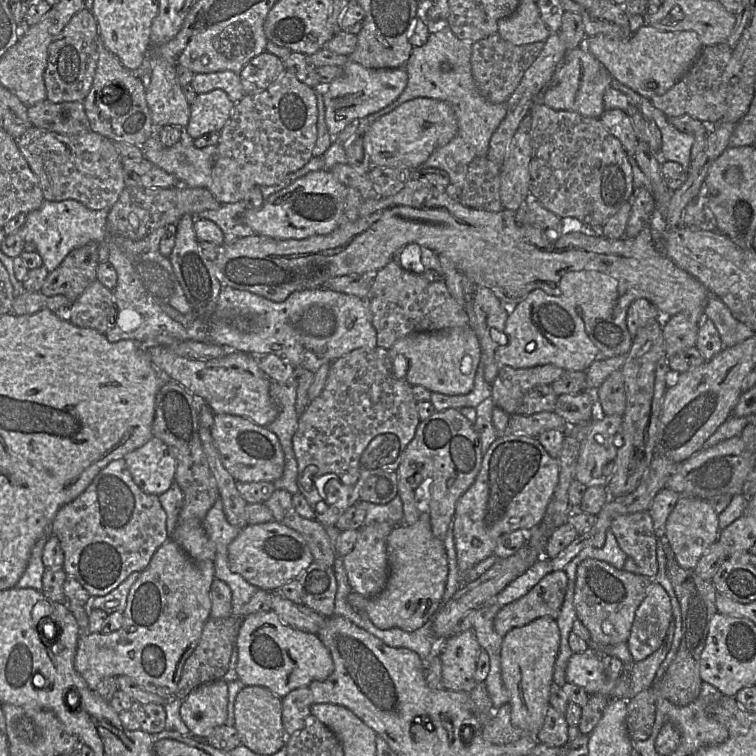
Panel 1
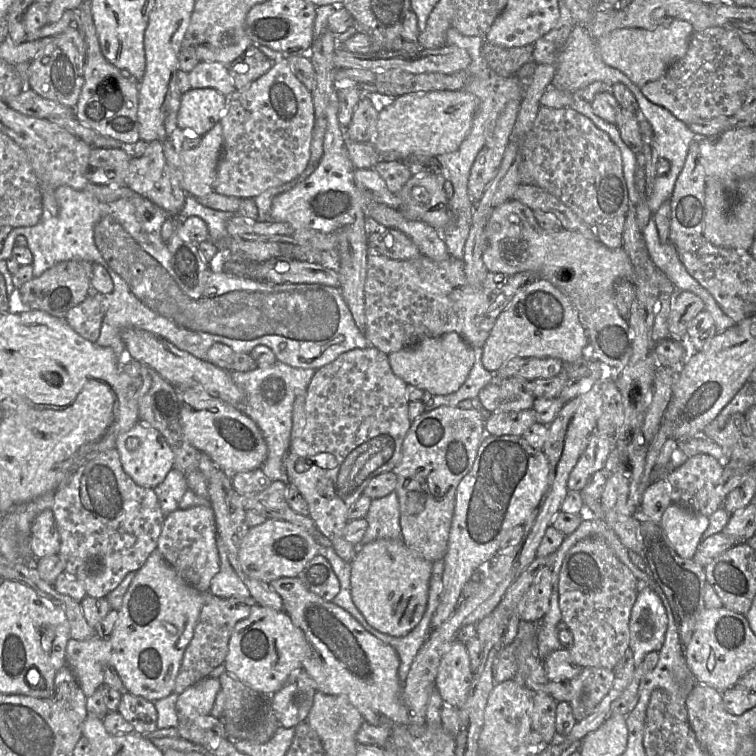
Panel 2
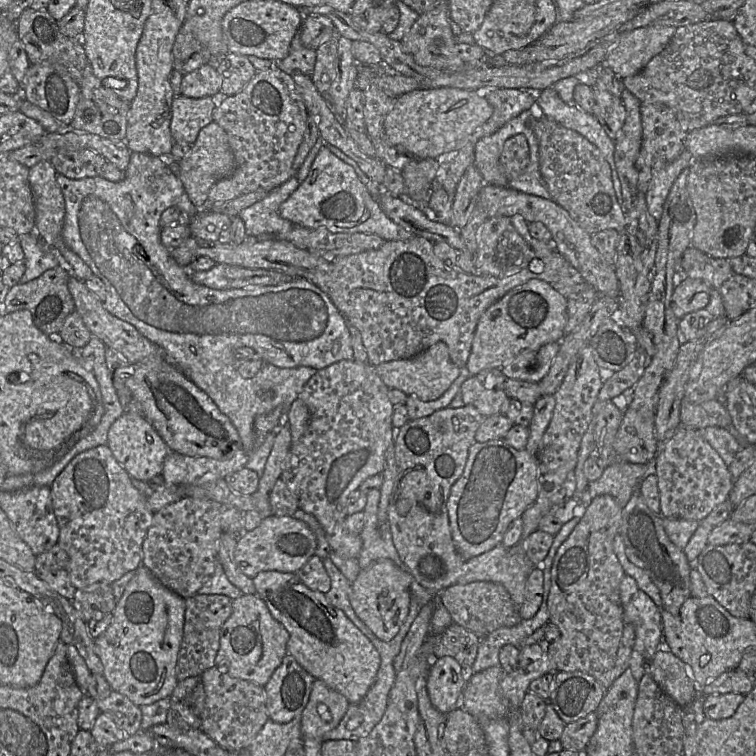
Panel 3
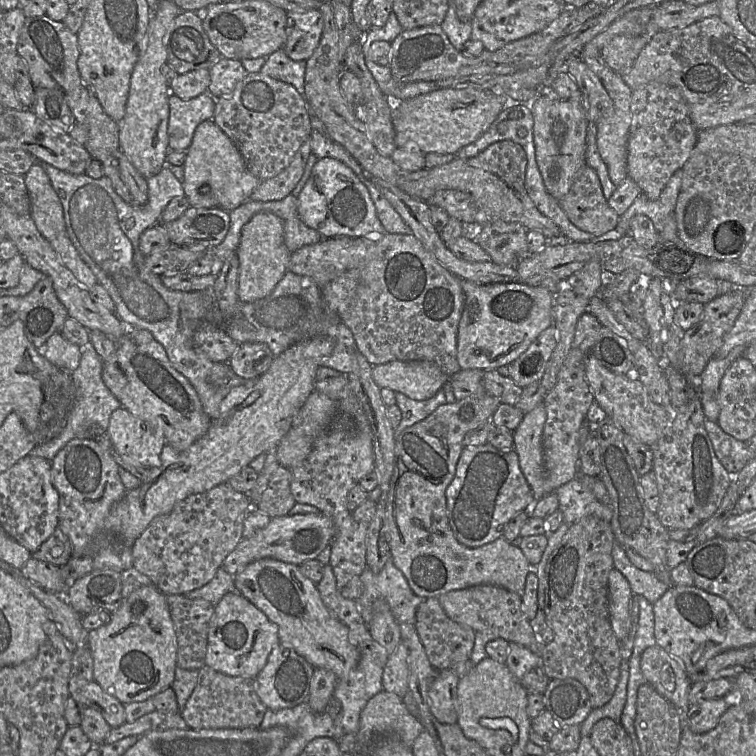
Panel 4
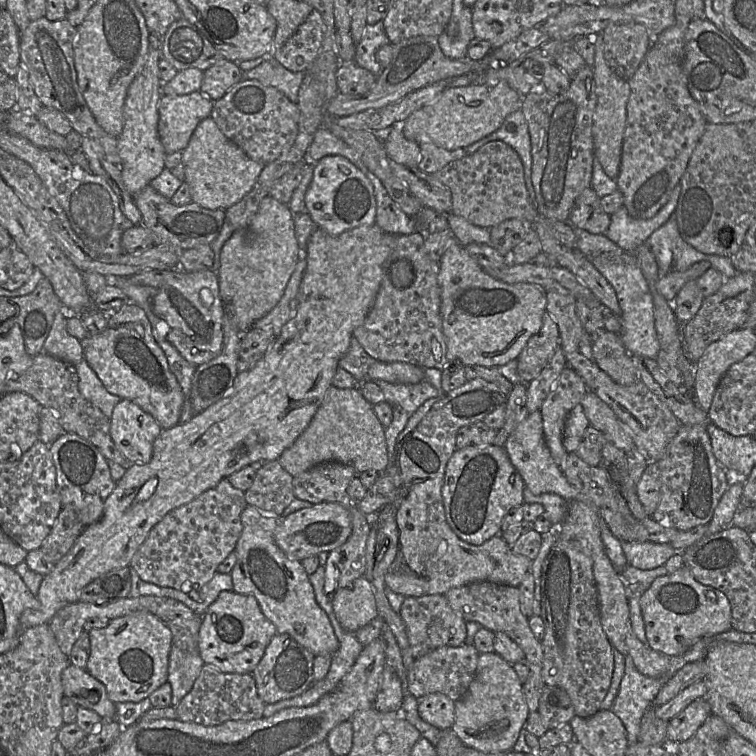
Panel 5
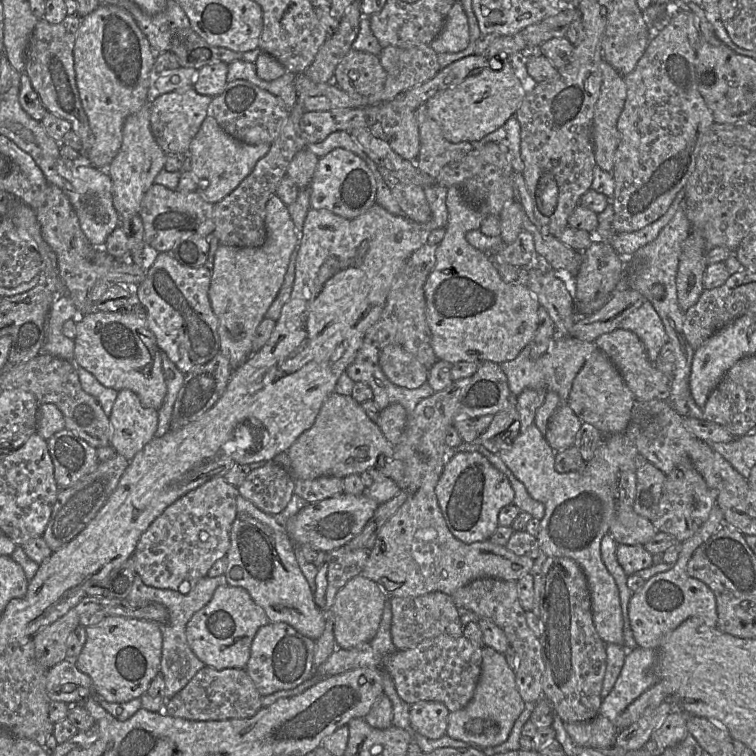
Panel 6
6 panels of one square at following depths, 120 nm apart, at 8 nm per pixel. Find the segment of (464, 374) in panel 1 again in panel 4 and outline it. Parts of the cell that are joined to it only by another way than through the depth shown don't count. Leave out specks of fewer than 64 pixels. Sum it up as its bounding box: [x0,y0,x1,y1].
[372,361,450,400]

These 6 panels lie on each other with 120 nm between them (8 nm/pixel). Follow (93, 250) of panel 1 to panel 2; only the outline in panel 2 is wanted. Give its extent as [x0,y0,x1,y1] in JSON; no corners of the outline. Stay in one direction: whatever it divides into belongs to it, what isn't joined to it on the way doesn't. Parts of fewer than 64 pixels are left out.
[19,260,93,318]

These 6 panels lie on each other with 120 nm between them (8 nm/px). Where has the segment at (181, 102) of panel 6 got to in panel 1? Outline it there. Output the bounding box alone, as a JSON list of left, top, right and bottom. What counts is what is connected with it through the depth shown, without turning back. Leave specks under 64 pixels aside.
[185,89,235,138]

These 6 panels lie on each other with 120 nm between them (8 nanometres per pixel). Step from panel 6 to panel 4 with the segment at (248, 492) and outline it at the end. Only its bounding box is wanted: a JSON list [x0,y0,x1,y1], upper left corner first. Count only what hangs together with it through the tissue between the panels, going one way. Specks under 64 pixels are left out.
[254,465,295,518]

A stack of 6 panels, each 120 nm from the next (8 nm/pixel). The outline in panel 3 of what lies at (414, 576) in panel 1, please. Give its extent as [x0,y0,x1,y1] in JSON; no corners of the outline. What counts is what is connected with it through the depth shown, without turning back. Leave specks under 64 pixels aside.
[350,559,413,642]

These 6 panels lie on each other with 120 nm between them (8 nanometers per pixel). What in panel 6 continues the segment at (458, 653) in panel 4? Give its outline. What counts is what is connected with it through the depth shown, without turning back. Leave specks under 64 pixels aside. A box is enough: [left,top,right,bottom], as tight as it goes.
[388,592,463,650]

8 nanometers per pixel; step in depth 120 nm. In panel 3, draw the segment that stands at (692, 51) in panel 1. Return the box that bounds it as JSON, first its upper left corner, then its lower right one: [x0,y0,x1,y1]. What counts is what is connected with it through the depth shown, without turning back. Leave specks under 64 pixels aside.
[604,26,675,79]

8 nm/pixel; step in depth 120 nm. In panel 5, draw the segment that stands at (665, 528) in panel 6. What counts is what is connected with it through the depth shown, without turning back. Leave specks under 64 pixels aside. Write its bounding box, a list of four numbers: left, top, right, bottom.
[652,425,730,531]

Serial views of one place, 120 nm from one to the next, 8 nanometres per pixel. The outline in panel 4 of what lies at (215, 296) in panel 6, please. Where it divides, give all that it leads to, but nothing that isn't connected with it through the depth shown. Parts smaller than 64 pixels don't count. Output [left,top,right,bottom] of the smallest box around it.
[236,212,291,302]

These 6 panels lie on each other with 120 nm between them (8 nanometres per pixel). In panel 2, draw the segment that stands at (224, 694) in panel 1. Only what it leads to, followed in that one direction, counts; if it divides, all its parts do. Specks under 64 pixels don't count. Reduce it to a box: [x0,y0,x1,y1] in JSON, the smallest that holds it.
[176,676,220,721]

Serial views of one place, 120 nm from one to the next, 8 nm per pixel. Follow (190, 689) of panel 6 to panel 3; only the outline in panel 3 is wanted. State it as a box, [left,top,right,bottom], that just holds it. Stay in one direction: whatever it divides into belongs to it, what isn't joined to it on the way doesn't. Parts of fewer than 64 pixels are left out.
[200,666,269,752]

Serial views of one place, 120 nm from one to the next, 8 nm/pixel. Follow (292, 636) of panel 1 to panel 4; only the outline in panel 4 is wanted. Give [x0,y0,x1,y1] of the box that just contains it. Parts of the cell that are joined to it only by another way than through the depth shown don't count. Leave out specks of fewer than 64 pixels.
[205,593,277,678]

